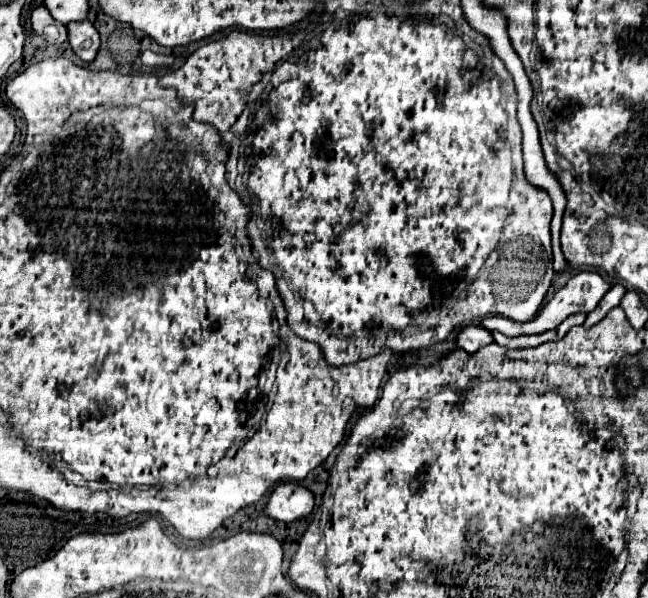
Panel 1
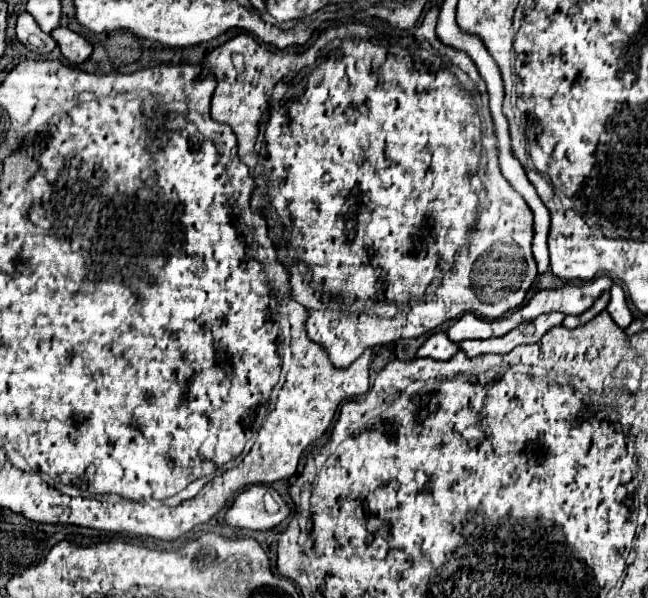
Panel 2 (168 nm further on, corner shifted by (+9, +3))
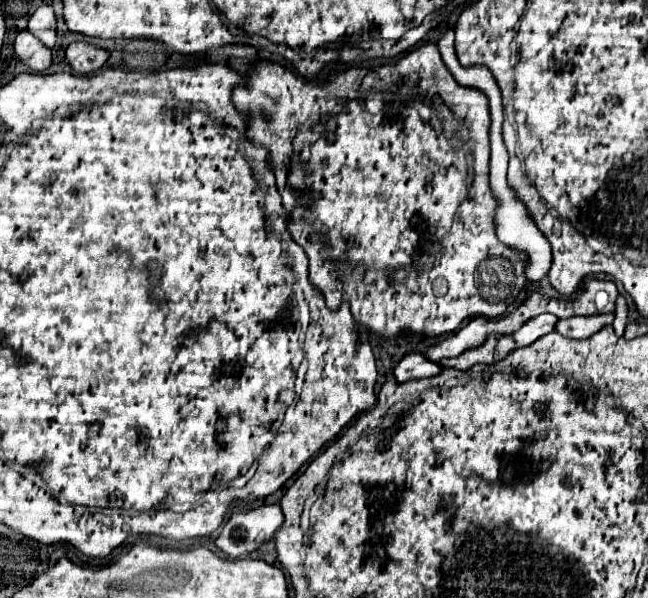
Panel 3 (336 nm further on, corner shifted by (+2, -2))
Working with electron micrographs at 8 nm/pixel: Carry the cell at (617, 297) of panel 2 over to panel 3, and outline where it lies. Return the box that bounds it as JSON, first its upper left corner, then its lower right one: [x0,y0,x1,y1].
[613,295,627,337]

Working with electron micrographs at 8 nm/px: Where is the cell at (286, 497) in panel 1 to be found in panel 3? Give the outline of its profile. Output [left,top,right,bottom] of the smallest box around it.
[217,503,285,559]

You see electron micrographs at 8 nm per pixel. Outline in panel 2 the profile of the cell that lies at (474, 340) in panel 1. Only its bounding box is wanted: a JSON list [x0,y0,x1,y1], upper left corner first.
[414,332,458,360]

